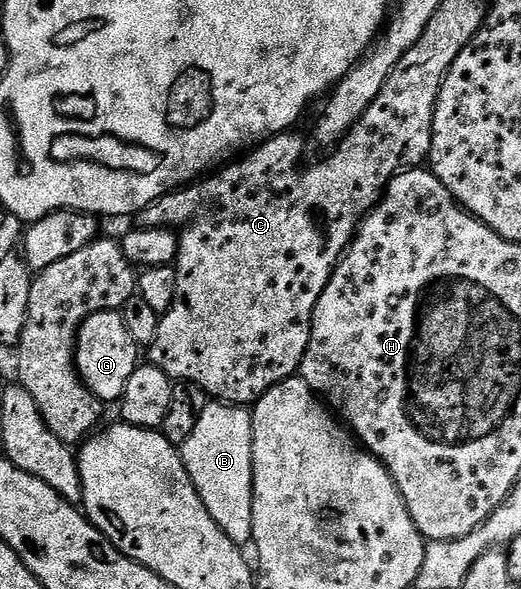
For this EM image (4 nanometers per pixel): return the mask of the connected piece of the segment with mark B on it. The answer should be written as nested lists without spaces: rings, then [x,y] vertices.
[[[225,402],[207,403],[196,430],[181,444],[182,461],[212,518],[239,546],[254,539],[252,498],[254,497],[254,417],[245,407]]]

